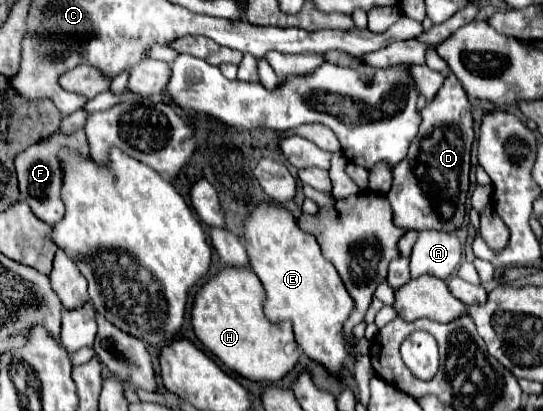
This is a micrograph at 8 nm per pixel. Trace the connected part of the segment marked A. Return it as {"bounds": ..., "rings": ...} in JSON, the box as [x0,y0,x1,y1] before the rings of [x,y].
{"bounds":[411,231,461,279],"rings":[[[421,231],[411,253],[411,277],[437,275],[447,279],[453,275],[461,259],[461,245],[457,235],[439,231]]]}

